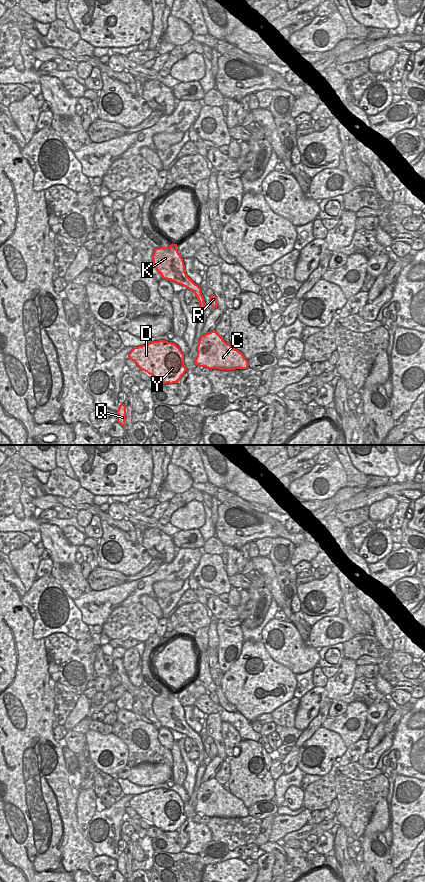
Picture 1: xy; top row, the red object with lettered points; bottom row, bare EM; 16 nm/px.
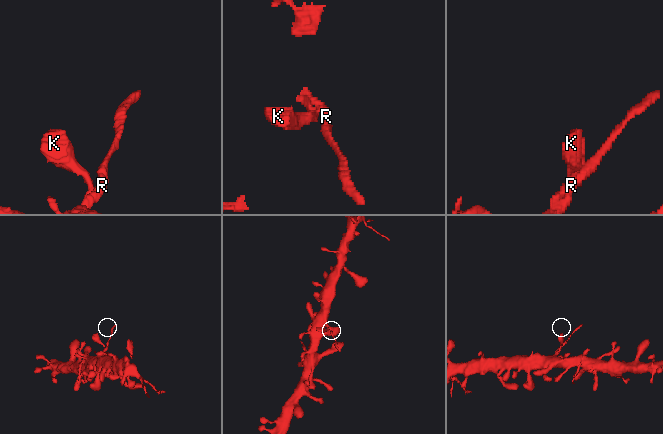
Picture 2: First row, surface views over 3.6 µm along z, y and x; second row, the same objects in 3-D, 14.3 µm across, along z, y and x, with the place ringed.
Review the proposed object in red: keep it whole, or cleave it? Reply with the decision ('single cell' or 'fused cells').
single cell

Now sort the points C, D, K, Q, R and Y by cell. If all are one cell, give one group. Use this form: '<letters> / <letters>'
C D K Q R Y

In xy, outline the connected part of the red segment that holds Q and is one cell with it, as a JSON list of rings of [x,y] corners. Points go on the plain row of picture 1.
[[[124,852],[119,853],[117,862],[117,870],[124,876],[126,868],[126,854]]]

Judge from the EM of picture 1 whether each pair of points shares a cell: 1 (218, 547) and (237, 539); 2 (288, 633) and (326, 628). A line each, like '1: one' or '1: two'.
1: two
2: two

